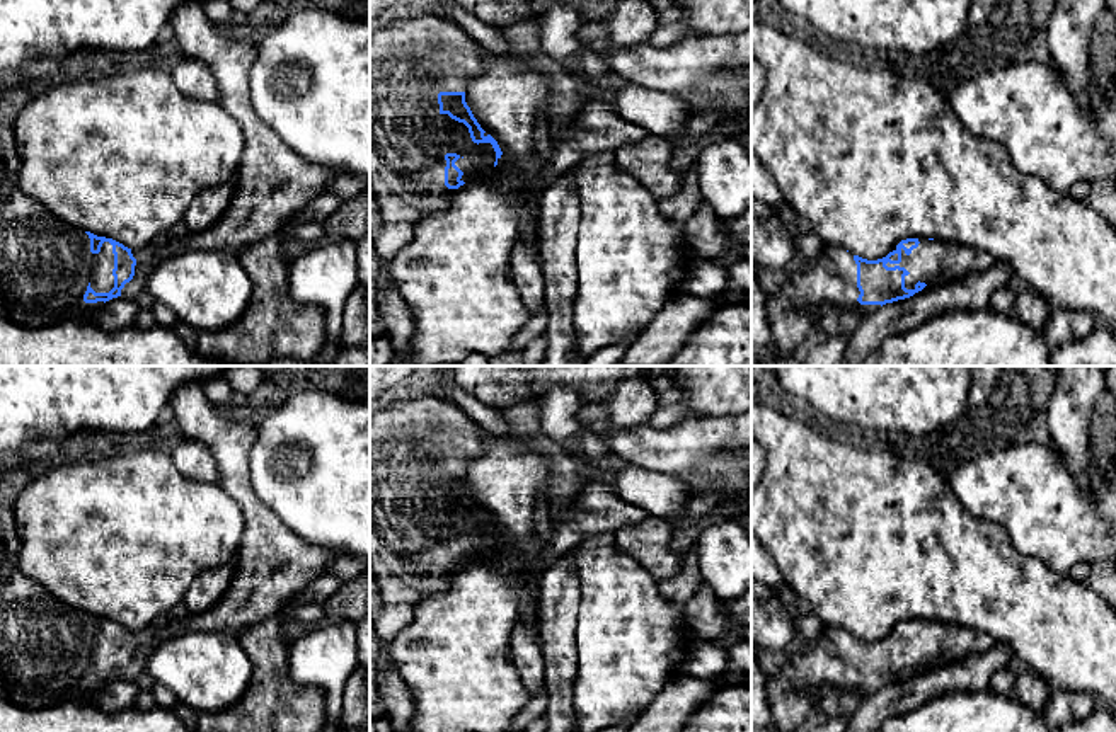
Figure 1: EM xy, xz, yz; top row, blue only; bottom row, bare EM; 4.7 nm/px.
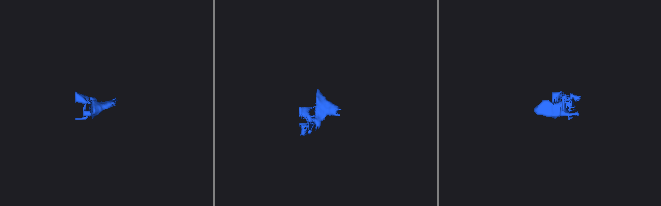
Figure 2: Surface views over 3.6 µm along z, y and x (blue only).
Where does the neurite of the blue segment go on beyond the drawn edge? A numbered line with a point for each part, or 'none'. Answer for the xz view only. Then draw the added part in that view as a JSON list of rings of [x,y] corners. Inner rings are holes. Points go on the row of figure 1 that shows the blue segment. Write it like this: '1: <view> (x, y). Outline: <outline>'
1: xz (411, 62). Outline: [[[416,9],[390,27],[370,34],[370,191],[380,211],[380,230],[375,249],[383,269],[412,240],[417,221],[446,206],[450,189],[445,186],[446,153],[457,153],[455,165],[463,172],[460,180],[469,180],[492,172],[496,152],[491,143],[474,143],[463,123],[440,112],[440,92],[465,92],[467,82],[482,73],[480,46],[455,22],[434,9]]]

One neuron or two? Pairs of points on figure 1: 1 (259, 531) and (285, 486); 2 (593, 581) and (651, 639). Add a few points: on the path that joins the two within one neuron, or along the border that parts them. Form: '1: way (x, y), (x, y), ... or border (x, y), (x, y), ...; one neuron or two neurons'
1: border (249, 475), (256, 496), (300, 537); two neurons
2: way (607, 594), (638, 625); one neuron

